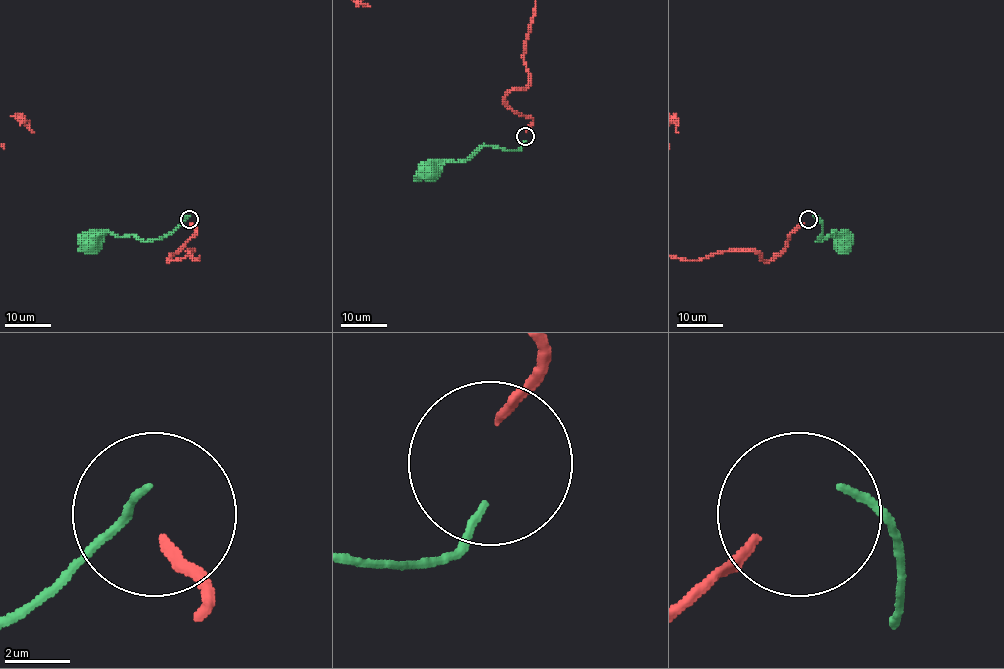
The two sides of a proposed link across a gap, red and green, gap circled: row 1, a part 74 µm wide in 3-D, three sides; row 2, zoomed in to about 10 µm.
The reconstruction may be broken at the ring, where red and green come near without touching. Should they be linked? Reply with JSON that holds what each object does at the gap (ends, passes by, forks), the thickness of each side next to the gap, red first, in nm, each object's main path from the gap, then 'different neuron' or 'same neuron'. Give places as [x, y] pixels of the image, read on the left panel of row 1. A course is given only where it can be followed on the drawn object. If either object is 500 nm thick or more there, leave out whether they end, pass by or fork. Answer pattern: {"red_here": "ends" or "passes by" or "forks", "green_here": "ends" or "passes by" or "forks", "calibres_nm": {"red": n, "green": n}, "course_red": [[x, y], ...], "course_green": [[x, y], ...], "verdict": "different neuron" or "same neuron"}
{"red_here": "ends", "green_here": "ends", "calibres_nm": {"red": 280, "green": 240}, "course_green": [[189, 215], [175, 229], [158, 239], [140, 241], [132, 235], [104, 233], [91, 241]], "verdict": "different neuron"}

